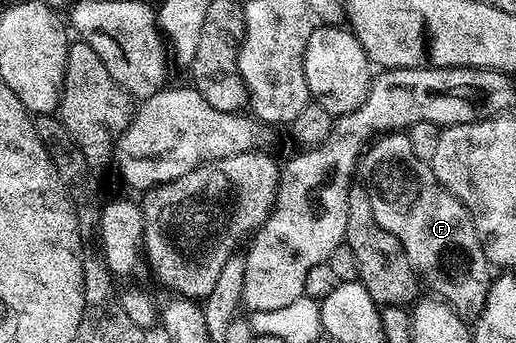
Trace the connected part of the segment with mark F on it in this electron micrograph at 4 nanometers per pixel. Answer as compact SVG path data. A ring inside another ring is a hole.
M382 133L372 140L364 148L363 154L359 160L359 179L360 182L367 189L369 194L369 200L371 201L371 213L375 213L375 221L379 221L379 225L383 225L383 229L387 229L387 233L391 233L395 237L399 237L399 245L403 245L403 249L407 253L407 261L411 261L413 270L417 272L418 276L430 287L432 294L438 299L444 299L450 307L456 311L457 316L460 319L466 321L476 320L477 316L480 315L481 309L487 299L487 293L489 292L489 285L491 282L491 264L488 257L485 255L483 245L479 241L479 233L475 229L473 224L473 218L471 213L464 207L458 199L456 199L449 190L443 186L442 183L435 177L432 166L424 163L419 157L415 157L415 149L411 149L411 141L409 140L408 134L405 133Z

